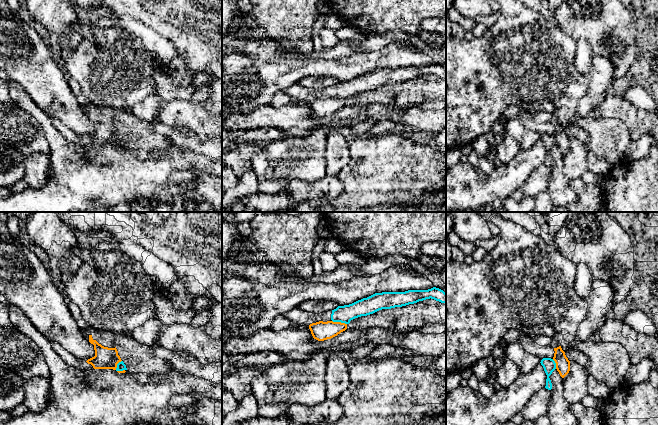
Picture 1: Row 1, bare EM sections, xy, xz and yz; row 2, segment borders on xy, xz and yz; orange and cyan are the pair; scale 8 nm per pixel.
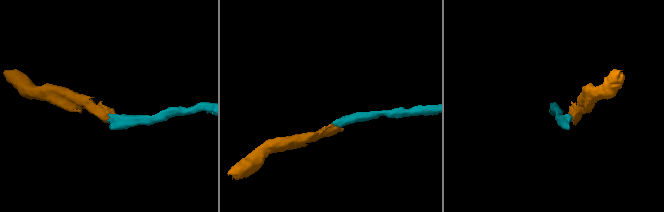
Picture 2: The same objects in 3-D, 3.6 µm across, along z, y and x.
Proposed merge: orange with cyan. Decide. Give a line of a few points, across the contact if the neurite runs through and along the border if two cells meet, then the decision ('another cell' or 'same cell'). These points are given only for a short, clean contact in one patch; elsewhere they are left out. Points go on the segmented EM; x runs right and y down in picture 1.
line xy (121, 360), (117, 364), (117, 371); another cell

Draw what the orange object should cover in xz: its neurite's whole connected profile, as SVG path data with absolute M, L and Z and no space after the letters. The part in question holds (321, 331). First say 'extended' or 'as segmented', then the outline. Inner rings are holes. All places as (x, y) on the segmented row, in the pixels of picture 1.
as segmented | M319 321L309 325L314 339L324 341L331 339L347 329L347 324L333 321Z

